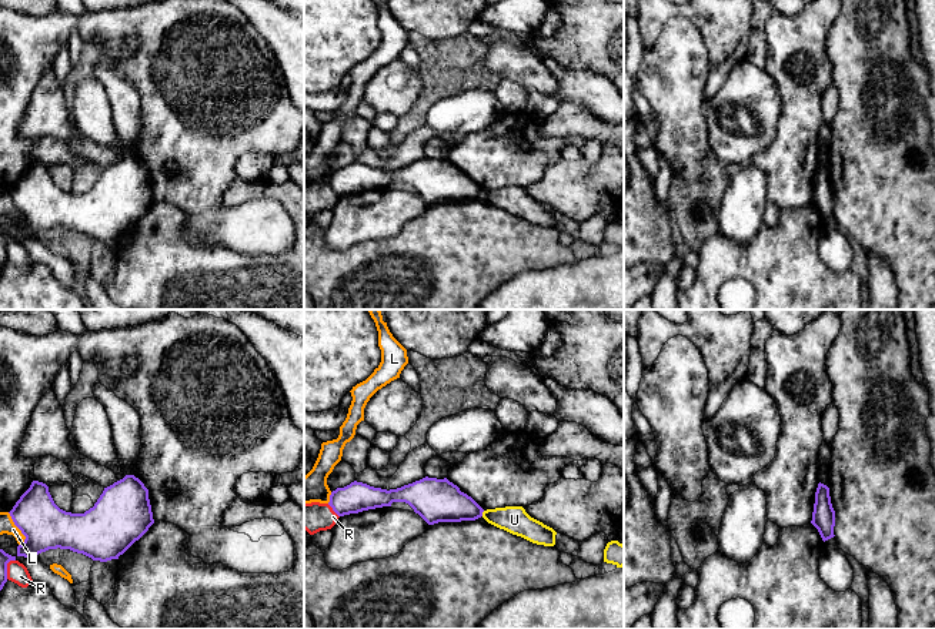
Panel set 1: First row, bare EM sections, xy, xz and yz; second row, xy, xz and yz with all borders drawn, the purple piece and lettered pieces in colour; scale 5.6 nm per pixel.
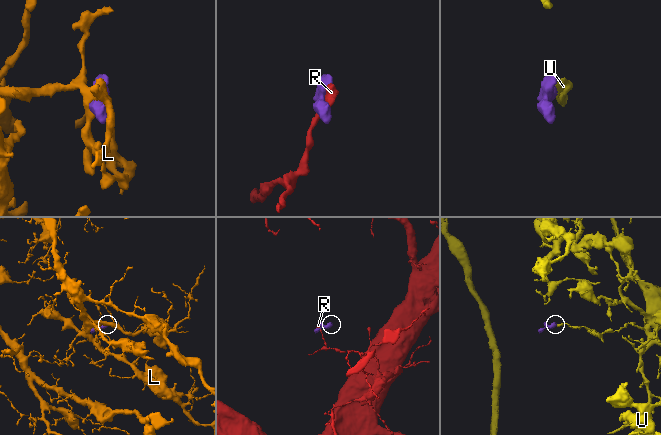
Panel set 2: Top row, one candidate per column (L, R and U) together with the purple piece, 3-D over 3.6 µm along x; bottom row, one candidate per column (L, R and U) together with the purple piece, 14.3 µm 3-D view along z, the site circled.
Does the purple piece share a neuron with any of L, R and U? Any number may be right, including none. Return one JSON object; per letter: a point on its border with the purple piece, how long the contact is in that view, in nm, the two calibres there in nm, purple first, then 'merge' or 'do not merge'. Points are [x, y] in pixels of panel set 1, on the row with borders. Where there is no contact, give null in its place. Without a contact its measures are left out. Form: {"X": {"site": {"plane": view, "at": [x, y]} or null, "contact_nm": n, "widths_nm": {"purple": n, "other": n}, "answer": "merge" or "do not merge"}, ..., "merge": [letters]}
{"L": {"site": {"plane": "xy", "at": [19, 528]}, "contact_nm": 200, "widths_nm": {"purple": 260, "other": 80}, "answer": "do not merge"}, "R": {"site": {"plane": "xy", "at": [6, 568]}, "contact_nm": 120, "widths_nm": {"purple": 60, "other": 110}, "answer": "do not merge"}, "U": {"site": {"plane": "xz", "at": [481, 514]}, "contact_nm": 40, "widths_nm": {"purple": 240, "other": 160}, "answer": "do not merge"}, "merge": []}

